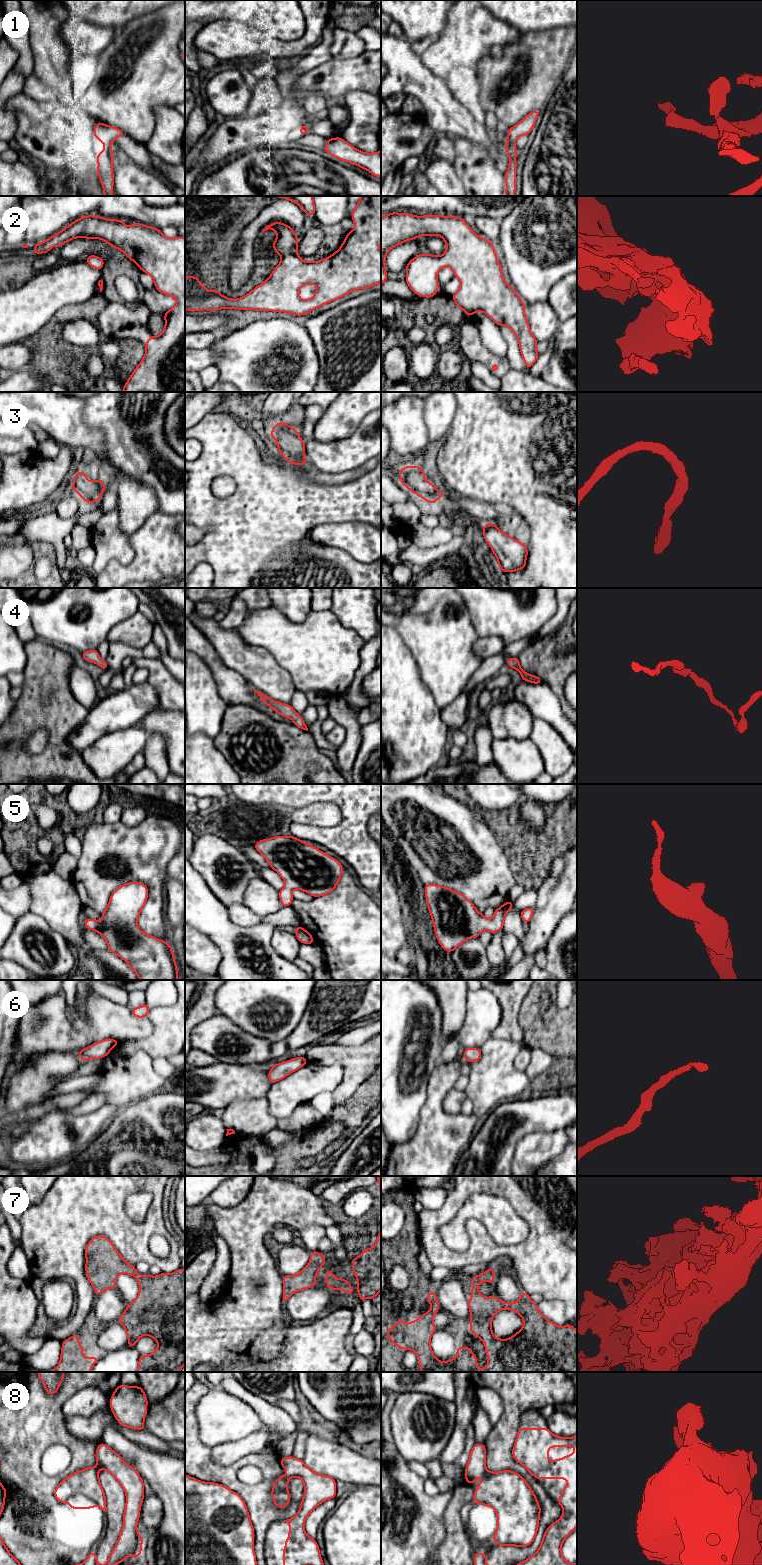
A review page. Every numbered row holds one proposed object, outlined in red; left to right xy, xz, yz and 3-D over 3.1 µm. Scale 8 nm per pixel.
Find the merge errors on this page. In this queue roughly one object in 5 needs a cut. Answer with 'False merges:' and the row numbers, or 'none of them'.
False merges: 8

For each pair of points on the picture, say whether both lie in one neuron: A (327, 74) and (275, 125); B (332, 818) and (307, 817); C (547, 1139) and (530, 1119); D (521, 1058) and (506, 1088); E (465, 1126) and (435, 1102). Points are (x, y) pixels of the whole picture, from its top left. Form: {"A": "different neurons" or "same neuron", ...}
{"A": "same neuron", "B": "same neuron", "C": "different neurons", "D": "different neurons", "E": "same neuron"}

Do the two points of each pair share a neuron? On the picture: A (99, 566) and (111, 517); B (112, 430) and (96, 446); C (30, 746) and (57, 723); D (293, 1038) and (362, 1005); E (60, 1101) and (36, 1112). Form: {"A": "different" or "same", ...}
{"A": "same", "B": "different", "C": "different", "D": "same", "E": "same"}

